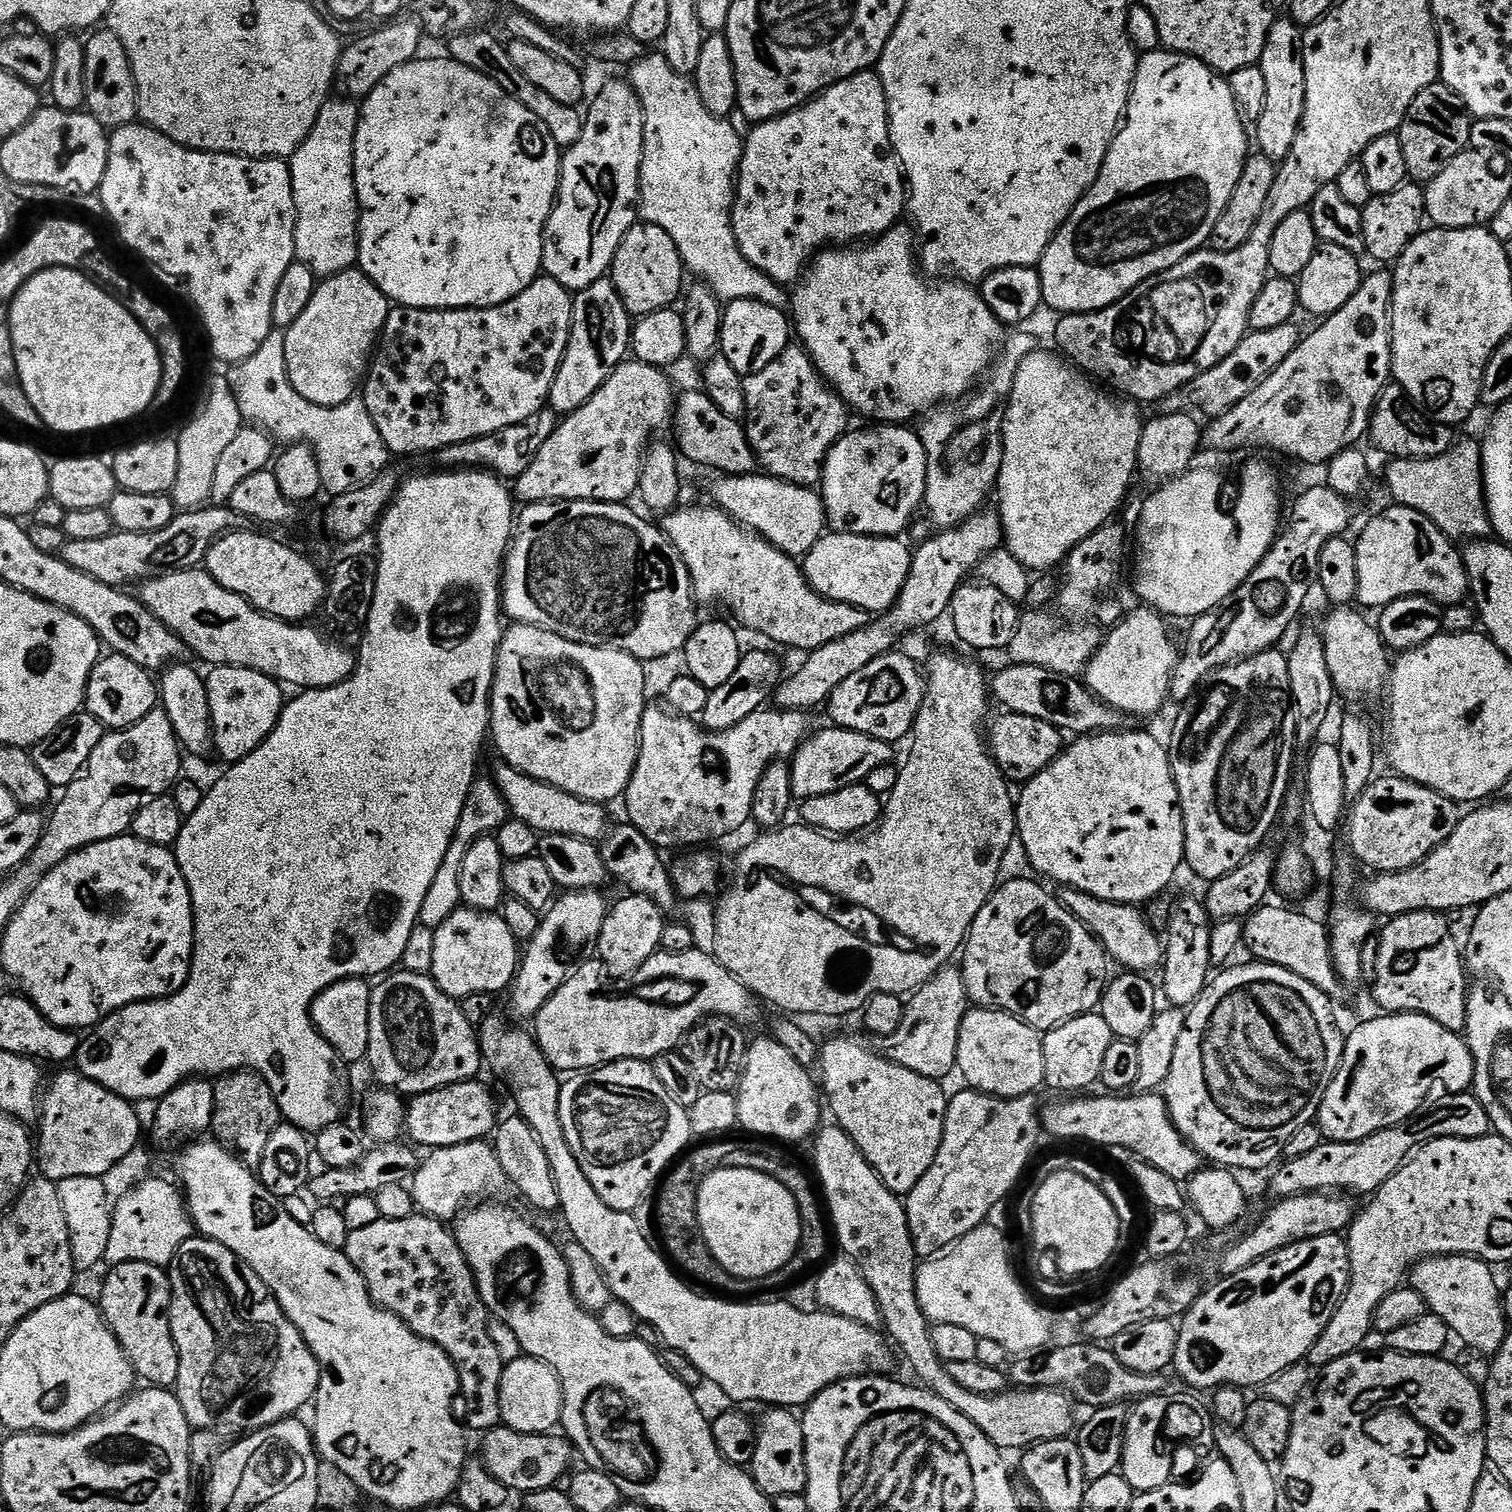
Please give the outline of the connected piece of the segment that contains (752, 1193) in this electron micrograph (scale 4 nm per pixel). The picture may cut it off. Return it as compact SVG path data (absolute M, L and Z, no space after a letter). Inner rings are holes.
M725 1166L718 1169L714 1174L710 1174L710 1178L706 1178L706 1182L702 1182L702 1186L698 1190L698 1206L696 1213L698 1214L698 1222L700 1223L700 1236L702 1237L708 1249L712 1252L712 1257L719 1262L720 1267L725 1268L728 1273L738 1280L763 1280L764 1277L774 1274L778 1270L782 1270L792 1260L792 1255L800 1249L800 1211L794 1202L794 1198L790 1194L790 1190L786 1190L786 1186L782 1186L782 1182L778 1182L773 1176L768 1176L761 1172L759 1167L752 1168L732 1168L733 1166Z

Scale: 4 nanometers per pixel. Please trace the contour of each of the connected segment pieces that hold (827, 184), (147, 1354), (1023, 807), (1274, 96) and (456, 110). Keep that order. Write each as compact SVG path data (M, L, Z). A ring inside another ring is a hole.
M875 71L859 72L856 76L846 78L842 82L824 89L819 96L808 101L802 108L795 108L785 116L776 116L755 125L756 128L744 140L744 152L740 155L740 166L732 201L732 233L736 235L736 244L742 250L746 262L754 266L762 274L781 286L795 285L805 275L810 261L817 255L818 250L829 246L852 246L855 240L867 241L869 238L879 238L891 228L897 227L896 220L906 212L906 181L892 150L892 139L888 133L888 103L884 87Z
M146 1262L115 1265L104 1280L98 1307L108 1327L118 1338L141 1381L157 1388L175 1389L178 1378L178 1350L172 1337L172 1283L165 1269Z
M1117 730L1115 732L1097 732L1095 734L1084 734L1067 745L1064 751L1046 770L1042 770L1034 778L1030 778L1023 785L1024 788L1018 792L1016 805L1016 831L1018 833L1018 844L1024 847L1032 868L1037 872L1037 877L1045 881L1053 880L1056 886L1065 888L1076 888L1080 892L1098 898L1109 900L1115 904L1131 904L1133 906L1144 906L1157 899L1172 884L1176 871L1182 868L1184 859L1184 819L1180 809L1180 799L1176 783L1172 777L1172 757L1169 749L1164 748L1148 732L1128 732L1129 730Z
M1291 18L1277 19L1268 32L1268 44L1260 59L1259 68L1266 78L1266 107L1262 118L1254 125L1254 144L1266 158L1283 162L1298 138L1298 130L1306 102L1306 70L1304 69L1304 32Z
M417 58L406 62L402 66L398 66L398 70L394 70L390 74L386 74L386 78L382 78L380 85L363 97L360 104L360 121L358 122L358 130L354 138L354 178L356 179L356 197L360 203L360 254L358 257L358 267L360 271L366 273L371 280L381 288L393 305L403 306L405 308L426 308L429 310L451 310L453 308L493 308L499 304L505 304L508 300L513 300L518 294L522 294L522 290L529 288L532 283L541 275L544 259L542 258L542 250L544 249L544 225L548 222L548 215L552 212L552 206L556 202L556 192L560 189L560 162L562 152L557 145L548 142L545 148L540 148L536 152L536 156L524 152L524 144L520 139L524 136L524 127L530 124L530 117L526 106L522 106L522 102L516 100L513 93L502 90L502 86L498 86L494 82L490 82L490 78L484 72L478 70L470 70L470 66L462 66L462 62L451 58L443 58L444 60L423 60Z

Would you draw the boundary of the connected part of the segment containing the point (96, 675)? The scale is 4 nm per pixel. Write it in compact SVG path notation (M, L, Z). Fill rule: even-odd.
M105 655L96 663L92 677L88 679L88 689L84 695L86 711L108 730L129 728L142 722L150 710L158 707L158 684L152 676L149 669L138 666L138 662L130 662L130 658Z

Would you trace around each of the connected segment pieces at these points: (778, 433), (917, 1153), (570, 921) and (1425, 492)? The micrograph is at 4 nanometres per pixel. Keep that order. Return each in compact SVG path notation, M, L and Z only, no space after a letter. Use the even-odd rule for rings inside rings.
M789 343L787 350L777 360L770 362L766 370L758 370L758 374L743 377L742 387L746 394L744 410L748 423L748 442L756 453L759 467L767 475L786 480L790 484L819 485L824 475L824 460L828 457L829 450L849 431L850 408L839 392L826 383L825 377L817 369L811 351L799 343Z
M844 1036L823 1041L818 1068L824 1073L818 1080L839 1128L856 1143L883 1184L903 1198L938 1158L950 1096L941 1081L914 1074L876 1052Z
M585 888L583 892L565 891L552 907L543 913L538 934L534 934L534 938L527 941L525 948L528 949L525 952L523 949L518 960L516 979L510 985L513 1012L511 1015L517 1021L531 1021L535 1018L538 1010L546 1006L550 997L580 967L587 957L584 955L595 949L602 934L602 922L607 918L610 907L609 901L604 901L602 893L603 891L595 888Z
M1461 439L1446 454L1438 458L1425 460L1398 460L1393 459L1388 468L1388 488L1397 505L1402 508L1418 510L1438 530L1442 530L1453 542L1477 542L1493 535L1492 519L1488 516L1488 505L1484 503L1484 467L1480 457L1481 445L1472 440Z

